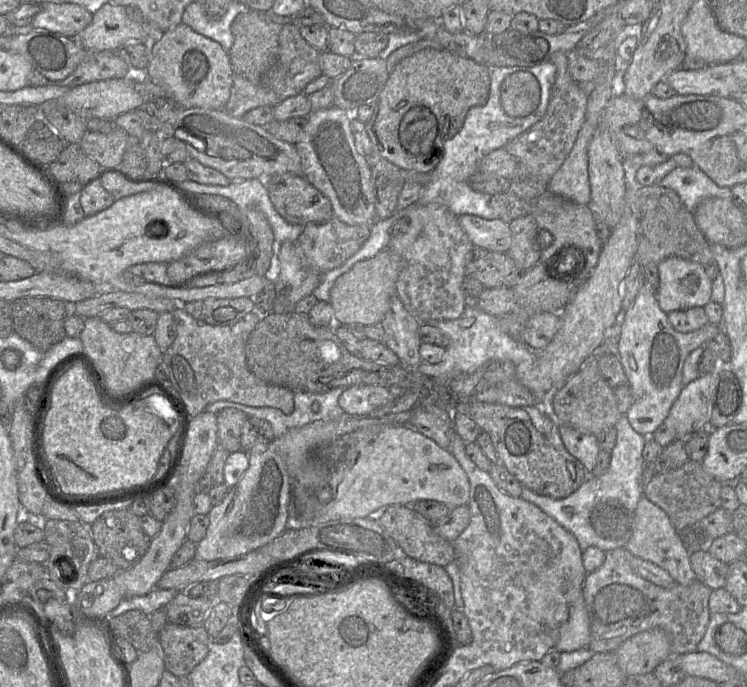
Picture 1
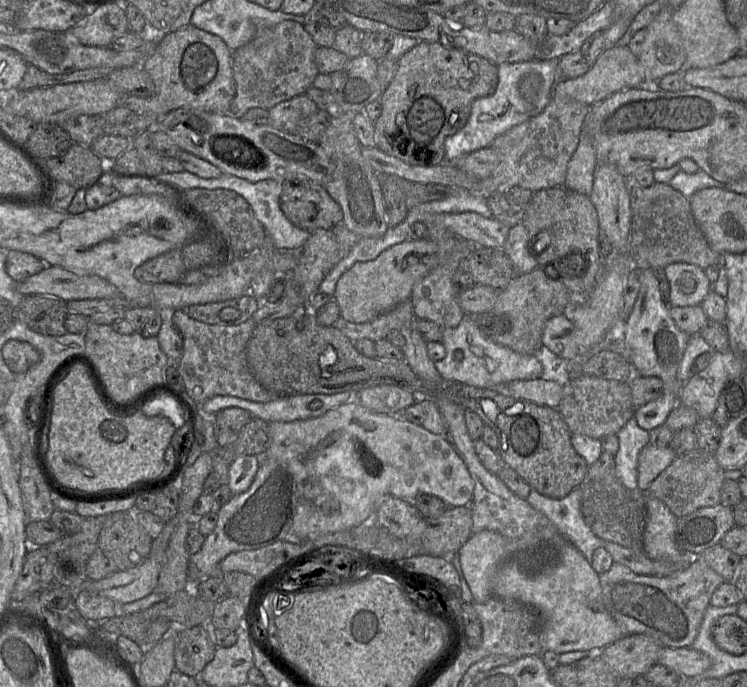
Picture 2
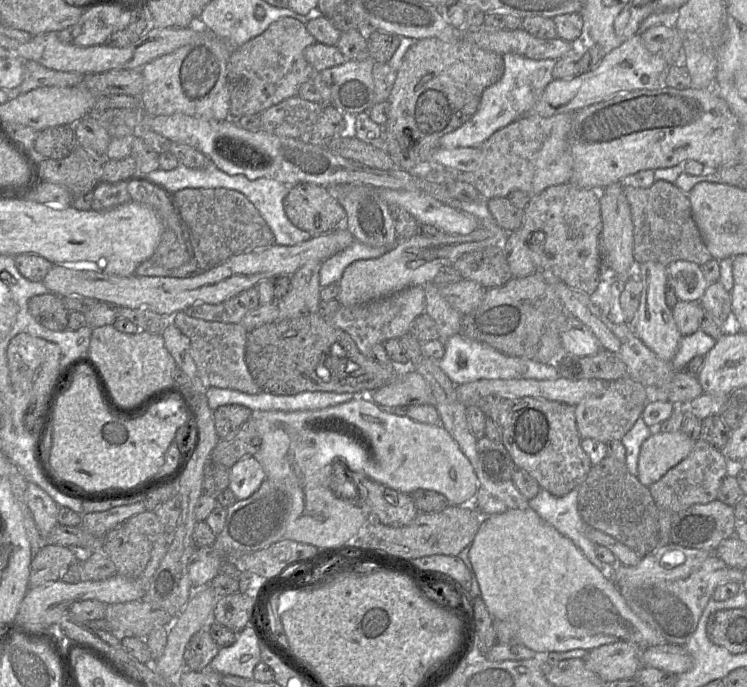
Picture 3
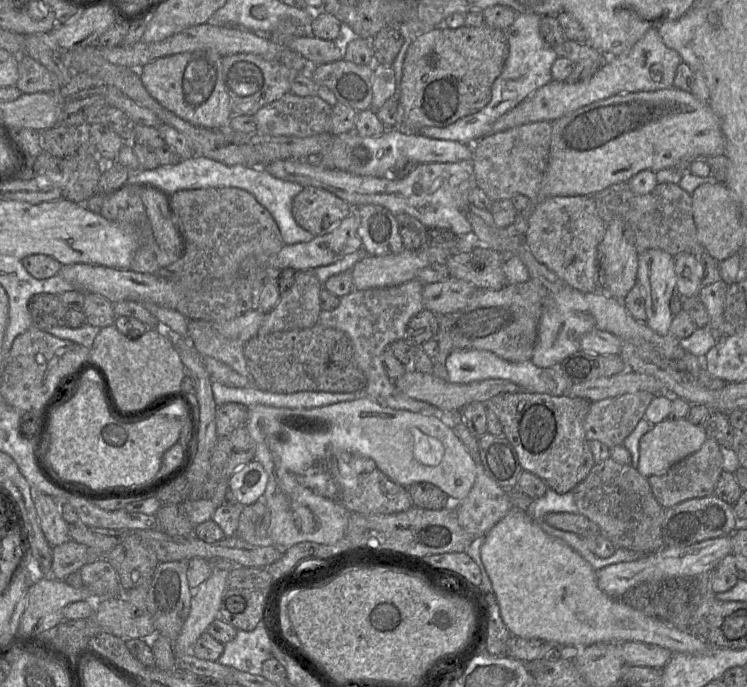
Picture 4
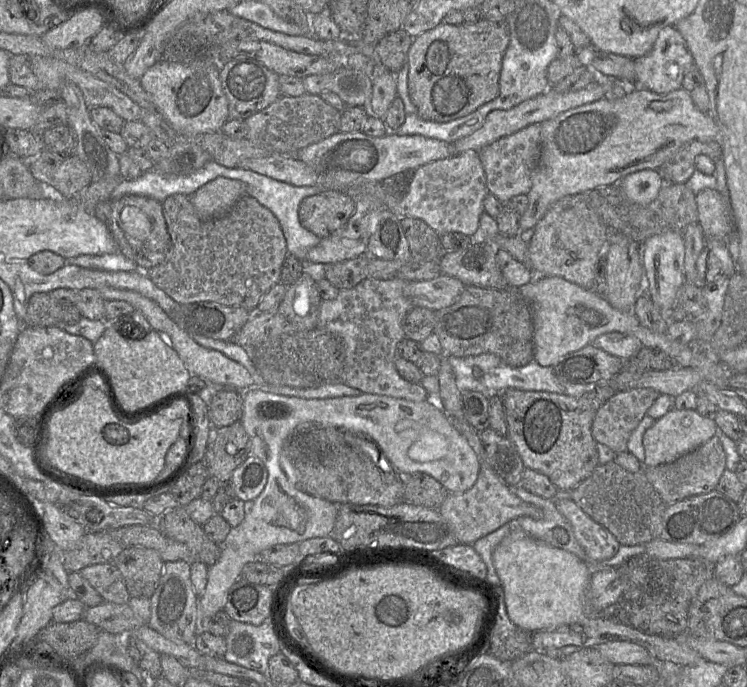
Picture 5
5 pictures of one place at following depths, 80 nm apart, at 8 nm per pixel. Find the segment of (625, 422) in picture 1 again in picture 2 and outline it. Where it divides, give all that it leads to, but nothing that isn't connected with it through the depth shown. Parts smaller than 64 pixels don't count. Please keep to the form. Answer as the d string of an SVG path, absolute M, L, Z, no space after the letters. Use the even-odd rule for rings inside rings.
M631 418L617 433L619 449L614 456L616 476L628 489L638 489L638 458L642 449L649 444L649 432L642 429L636 419ZM579 486L563 499L552 499L531 489L526 501L543 513L591 563L594 551L604 547L607 541L597 537L586 525L581 512L581 499Z

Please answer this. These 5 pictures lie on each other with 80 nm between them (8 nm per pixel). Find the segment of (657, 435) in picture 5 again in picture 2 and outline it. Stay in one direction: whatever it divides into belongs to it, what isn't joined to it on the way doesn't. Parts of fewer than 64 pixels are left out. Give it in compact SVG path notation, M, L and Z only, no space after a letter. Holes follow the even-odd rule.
M647 444L638 458L638 488L647 492L651 483L677 458L669 446Z

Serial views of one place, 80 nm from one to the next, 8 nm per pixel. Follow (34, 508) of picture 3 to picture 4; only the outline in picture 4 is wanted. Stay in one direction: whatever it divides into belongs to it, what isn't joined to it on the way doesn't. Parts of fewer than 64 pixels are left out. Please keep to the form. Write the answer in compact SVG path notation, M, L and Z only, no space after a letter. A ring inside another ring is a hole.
M35 492L34 505L41 529L52 547L70 539L70 525L61 516L56 501L41 492Z

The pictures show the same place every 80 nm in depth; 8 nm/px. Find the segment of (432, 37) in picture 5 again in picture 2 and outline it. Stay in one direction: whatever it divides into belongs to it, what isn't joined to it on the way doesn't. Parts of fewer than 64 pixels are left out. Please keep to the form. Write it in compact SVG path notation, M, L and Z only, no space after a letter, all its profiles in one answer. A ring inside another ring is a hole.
M420 41L404 53L397 71L380 97L381 115L374 122L377 147L416 166L445 162L444 142L467 123L473 102L492 94L498 84L498 66L478 55L436 42Z

